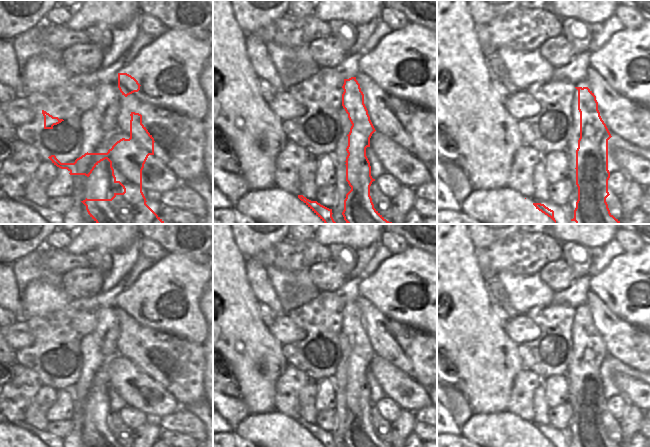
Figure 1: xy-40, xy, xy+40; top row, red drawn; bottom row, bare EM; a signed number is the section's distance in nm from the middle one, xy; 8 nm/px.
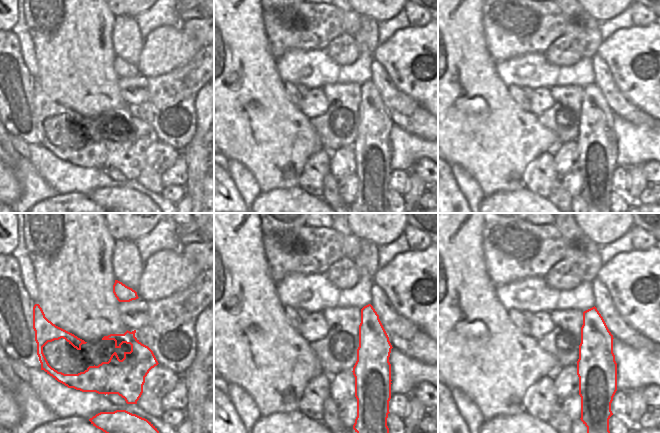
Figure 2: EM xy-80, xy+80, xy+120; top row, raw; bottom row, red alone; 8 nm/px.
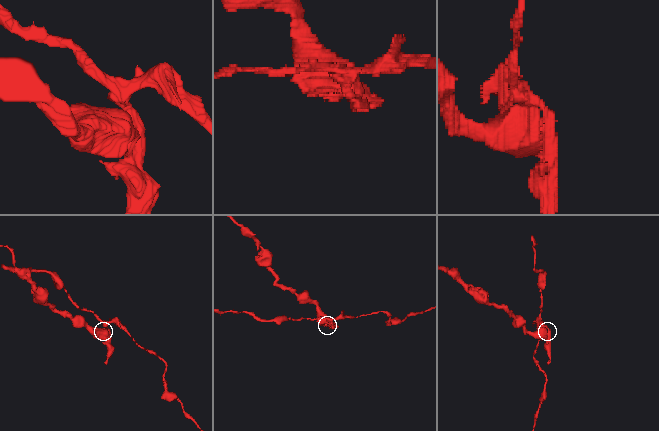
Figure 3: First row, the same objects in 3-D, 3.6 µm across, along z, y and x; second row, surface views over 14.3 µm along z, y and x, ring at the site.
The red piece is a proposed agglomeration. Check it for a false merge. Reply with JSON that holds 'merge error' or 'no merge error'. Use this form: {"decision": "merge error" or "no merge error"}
{"decision": "merge error"}

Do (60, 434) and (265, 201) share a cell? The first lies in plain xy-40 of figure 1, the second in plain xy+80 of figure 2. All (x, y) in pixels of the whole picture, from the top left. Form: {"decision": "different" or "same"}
{"decision": "same"}

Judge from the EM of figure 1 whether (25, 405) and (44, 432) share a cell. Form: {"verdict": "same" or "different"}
{"verdict": "same"}

